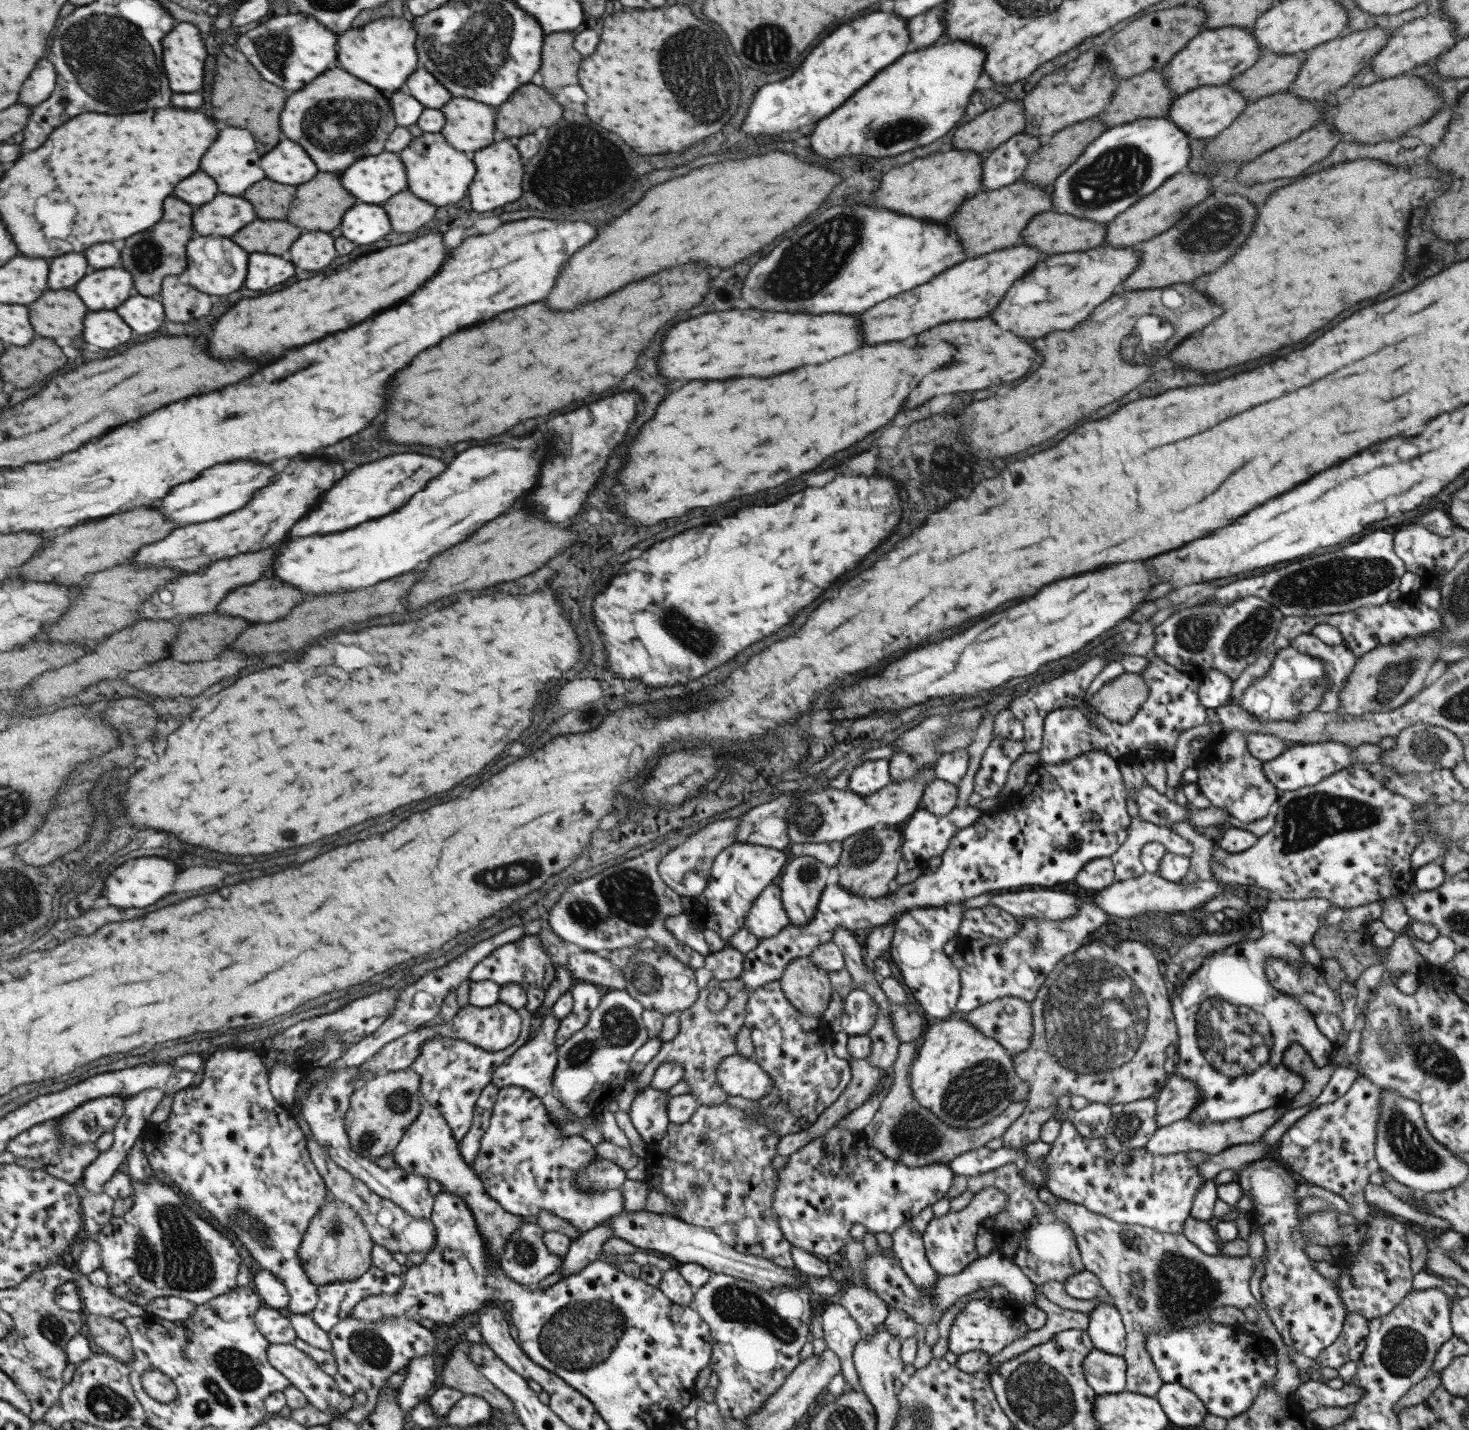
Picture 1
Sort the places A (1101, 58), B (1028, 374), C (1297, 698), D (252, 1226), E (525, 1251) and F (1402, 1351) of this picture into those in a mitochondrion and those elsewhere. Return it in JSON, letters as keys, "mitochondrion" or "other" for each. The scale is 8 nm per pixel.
{"A":"other","B":"other","C":"mitochondrion","D":"mitochondrion","E":"mitochondrion","F":"mitochondrion"}

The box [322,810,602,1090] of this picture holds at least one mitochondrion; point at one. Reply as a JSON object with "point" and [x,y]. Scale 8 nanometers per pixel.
{"point":[493,878]}

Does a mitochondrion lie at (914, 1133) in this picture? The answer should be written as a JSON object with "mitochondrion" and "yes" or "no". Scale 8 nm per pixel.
{"mitochondrion":"yes"}

